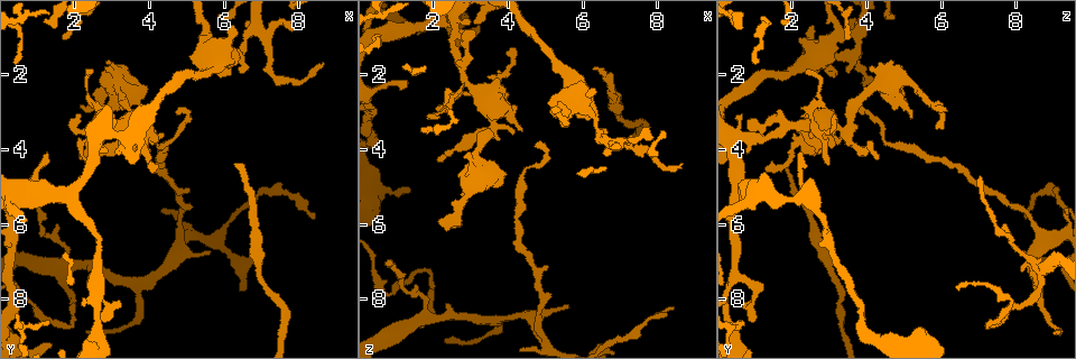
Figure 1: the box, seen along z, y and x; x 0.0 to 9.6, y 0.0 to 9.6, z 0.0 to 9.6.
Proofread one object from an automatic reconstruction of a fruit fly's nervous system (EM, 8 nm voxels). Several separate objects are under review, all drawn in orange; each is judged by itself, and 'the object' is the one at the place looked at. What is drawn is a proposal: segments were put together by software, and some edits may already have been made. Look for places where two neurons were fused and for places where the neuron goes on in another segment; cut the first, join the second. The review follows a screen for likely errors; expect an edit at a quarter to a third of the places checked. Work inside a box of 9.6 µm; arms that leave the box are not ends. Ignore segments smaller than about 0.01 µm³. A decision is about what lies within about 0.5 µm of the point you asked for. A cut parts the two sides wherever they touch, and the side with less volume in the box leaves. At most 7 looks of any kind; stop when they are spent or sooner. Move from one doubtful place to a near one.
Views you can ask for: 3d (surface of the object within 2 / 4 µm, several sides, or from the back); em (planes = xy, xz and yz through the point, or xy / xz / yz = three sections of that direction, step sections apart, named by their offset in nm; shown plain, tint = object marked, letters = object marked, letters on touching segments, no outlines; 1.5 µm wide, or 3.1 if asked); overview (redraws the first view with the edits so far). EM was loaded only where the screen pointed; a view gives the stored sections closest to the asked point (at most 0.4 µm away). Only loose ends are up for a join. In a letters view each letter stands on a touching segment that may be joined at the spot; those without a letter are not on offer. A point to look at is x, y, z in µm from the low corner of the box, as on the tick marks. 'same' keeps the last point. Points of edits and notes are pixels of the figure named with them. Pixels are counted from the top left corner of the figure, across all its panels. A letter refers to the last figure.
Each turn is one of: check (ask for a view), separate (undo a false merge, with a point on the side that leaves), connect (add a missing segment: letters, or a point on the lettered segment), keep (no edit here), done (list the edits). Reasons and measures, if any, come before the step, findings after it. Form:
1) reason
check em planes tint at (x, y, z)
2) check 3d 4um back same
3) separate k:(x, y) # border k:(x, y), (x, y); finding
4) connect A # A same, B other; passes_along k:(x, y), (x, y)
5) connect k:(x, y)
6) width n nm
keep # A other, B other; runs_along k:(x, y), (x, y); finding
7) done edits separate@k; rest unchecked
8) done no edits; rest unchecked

tapers out
check 3d 2um at (2.15, 4.25, 4.35)

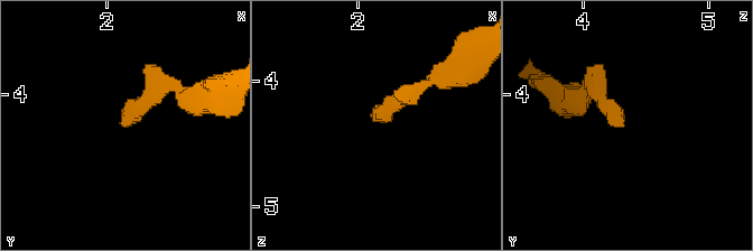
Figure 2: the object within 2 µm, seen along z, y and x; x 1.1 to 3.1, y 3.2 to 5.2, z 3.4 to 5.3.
need the tissue
check em xz step 8 tint at (2.12, 4.26, 4.28)

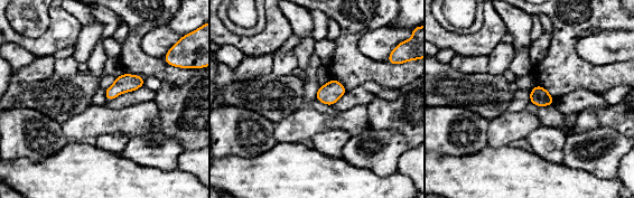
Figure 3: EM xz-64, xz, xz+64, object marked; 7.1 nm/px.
another direction
check em planes letters same

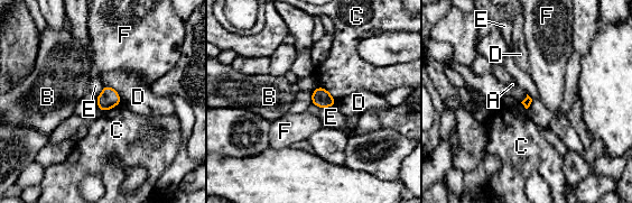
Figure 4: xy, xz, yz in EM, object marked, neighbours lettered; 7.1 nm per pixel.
keep # A other, B other, C other, D other, E other, F other; border 4:(319, 85), (336, 101); no lettered segment goes on from it

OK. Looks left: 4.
an open end
check 3d 2um at (2.75, 1.80, 4.15)

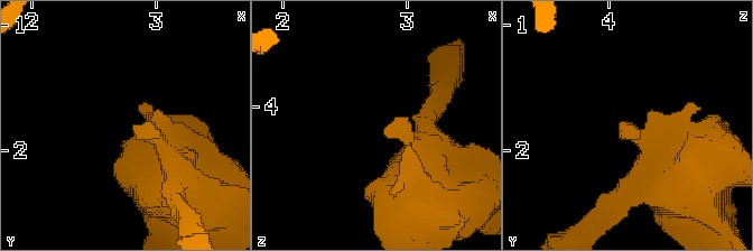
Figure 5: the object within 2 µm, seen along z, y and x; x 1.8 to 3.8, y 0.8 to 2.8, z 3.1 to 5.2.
now the EM
check em planes letters at (2.82, 1.78, 4.18)

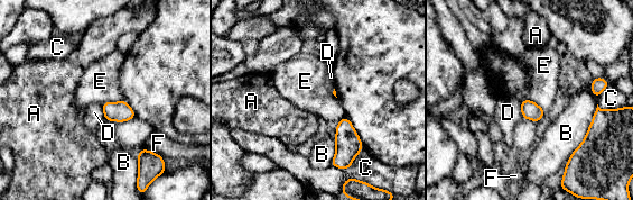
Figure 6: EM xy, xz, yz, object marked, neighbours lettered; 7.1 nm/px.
keep # A other, B other, C other, D other, E other, F other; border 6:(520, 100), (532, 100), (545, 109); no lettered segment goes on from it

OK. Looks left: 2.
long arm stops here
check 3d 4um at (6.30, 4.35, 1.90)

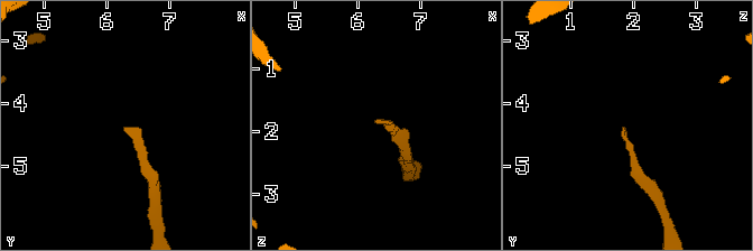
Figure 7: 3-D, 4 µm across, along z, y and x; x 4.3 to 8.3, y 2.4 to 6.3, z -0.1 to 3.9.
check em planes letters at (6.25, 4.35, 1.85)

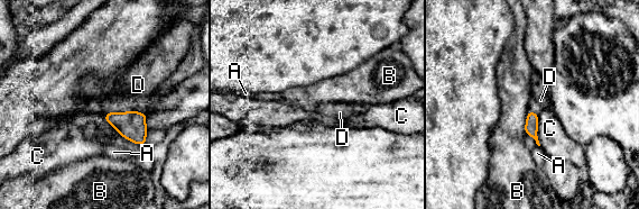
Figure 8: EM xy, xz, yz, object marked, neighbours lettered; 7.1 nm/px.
connect 8:(138, 84) # A other, B other, C other, D same; passes_along 8:(131, 125), (126, 112), (138, 84); the neuron continues

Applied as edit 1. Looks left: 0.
done edits connect@8; rest unchecked

